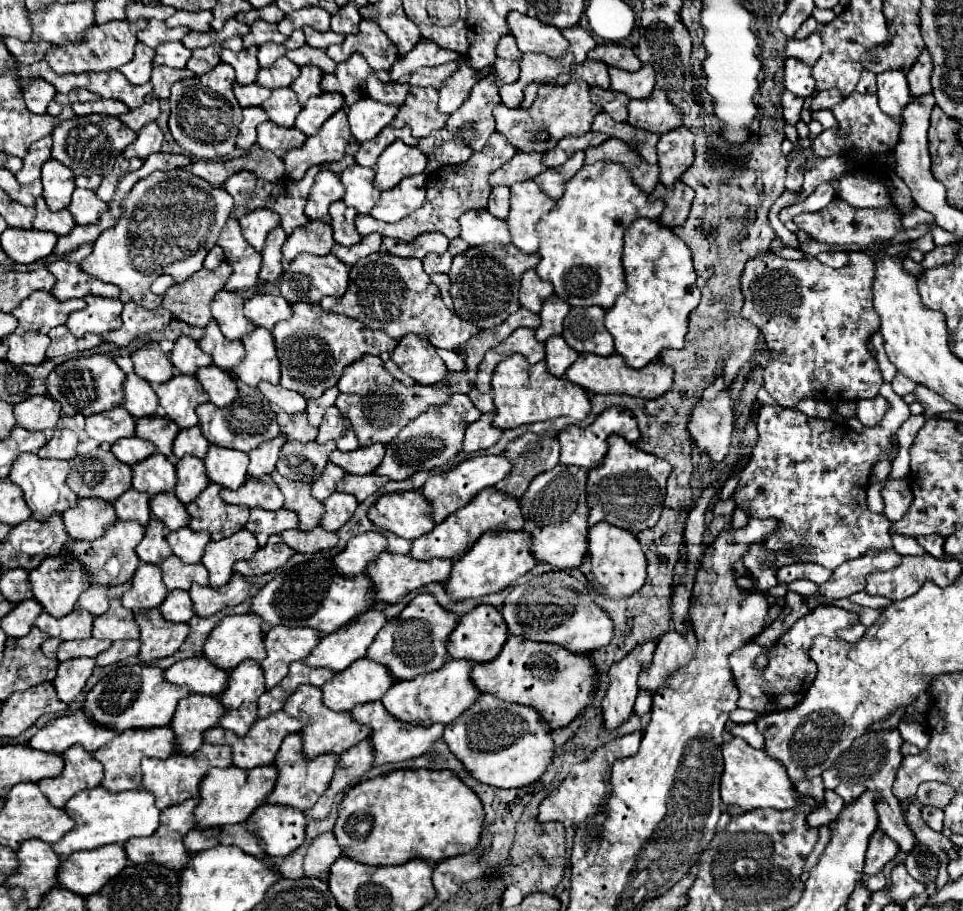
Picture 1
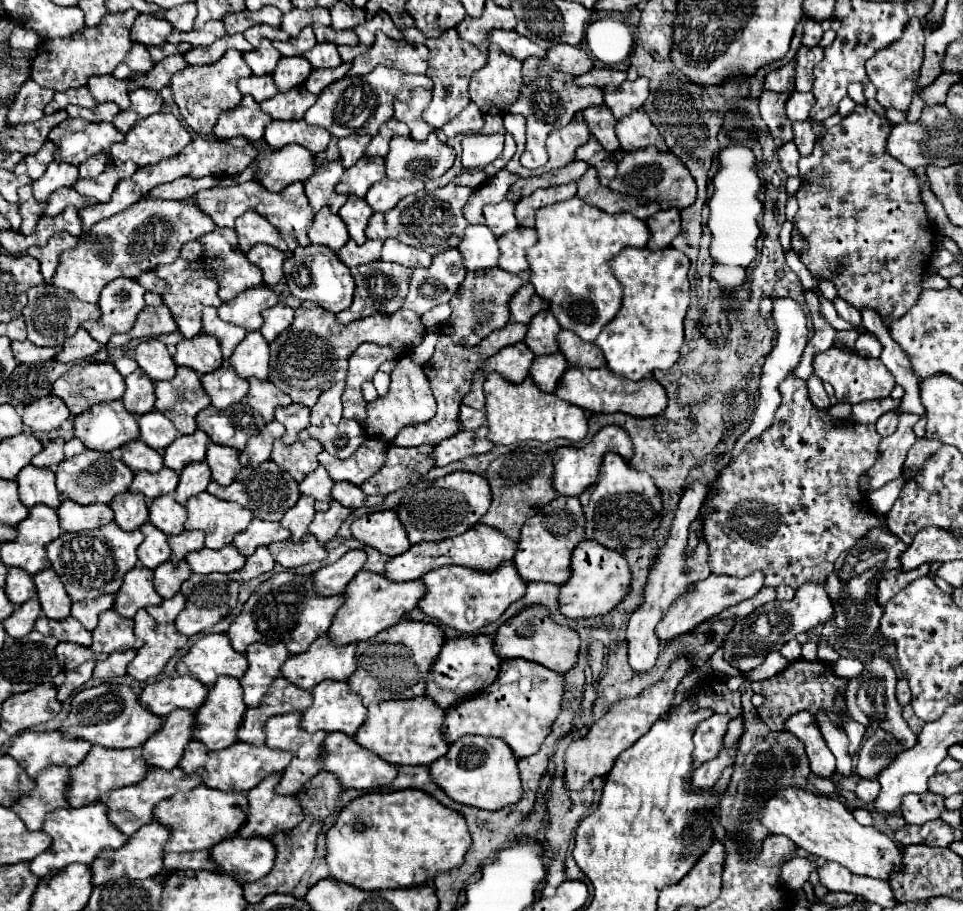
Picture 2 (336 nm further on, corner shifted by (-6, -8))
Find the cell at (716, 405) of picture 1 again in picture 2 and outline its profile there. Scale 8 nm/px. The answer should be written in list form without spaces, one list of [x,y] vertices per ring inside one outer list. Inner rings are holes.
[[[691,481],[691,485],[685,489],[685,493],[683,493],[683,497],[679,501],[679,509],[677,509],[675,519],[671,523],[669,539],[667,539],[665,547],[661,547],[661,551],[659,551],[659,555],[657,555],[657,559],[655,559],[655,563],[653,563],[653,567],[649,571],[649,579],[647,579],[647,585],[645,585],[645,599],[633,611],[633,615],[629,619],[629,625],[627,625],[629,665],[639,673],[649,671],[655,665],[655,659],[657,659],[657,653],[659,653],[659,647],[661,647],[661,641],[655,635],[655,627],[665,617],[665,613],[671,607],[671,603],[679,595],[683,595],[689,589],[691,583],[707,579],[711,575],[711,569],[707,565],[709,549],[707,549],[705,539],[703,539],[703,527],[701,525],[697,529],[699,545],[693,551],[687,549],[687,537],[689,537],[689,531],[691,531],[691,523],[701,519],[701,507],[703,507],[705,497],[707,497],[705,485],[701,485],[699,481]]]

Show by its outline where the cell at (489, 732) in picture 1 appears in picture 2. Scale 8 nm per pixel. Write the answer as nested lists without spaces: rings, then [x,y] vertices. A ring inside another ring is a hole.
[[[467,735],[449,745],[449,751],[429,767],[431,779],[453,801],[477,809],[497,811],[521,799],[521,779],[517,759],[503,739]]]

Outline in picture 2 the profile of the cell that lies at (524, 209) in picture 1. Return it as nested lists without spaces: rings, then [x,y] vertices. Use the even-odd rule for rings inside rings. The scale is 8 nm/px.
[[[517,227],[505,235],[499,237],[499,263],[497,267],[509,271],[509,273],[521,273],[527,271],[527,259],[525,259],[525,251],[535,245],[537,241],[537,233],[535,229],[527,229],[527,227]]]

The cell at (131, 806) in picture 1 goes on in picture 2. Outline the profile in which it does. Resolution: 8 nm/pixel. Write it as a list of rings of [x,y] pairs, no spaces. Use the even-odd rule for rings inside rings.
[[[89,803],[89,805],[77,807],[77,809],[51,811],[47,815],[47,819],[45,819],[43,831],[53,839],[53,843],[51,843],[51,847],[47,851],[43,851],[29,865],[29,869],[37,877],[45,877],[49,873],[57,873],[57,871],[65,869],[71,863],[91,865],[101,849],[105,849],[105,847],[121,847],[127,841],[127,837],[109,823],[107,809],[103,807],[103,803]]]

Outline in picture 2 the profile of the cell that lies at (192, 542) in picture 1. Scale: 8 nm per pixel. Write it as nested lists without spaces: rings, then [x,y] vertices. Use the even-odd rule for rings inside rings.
[[[183,531],[179,535],[173,535],[169,537],[169,547],[171,547],[171,557],[173,561],[179,561],[179,559],[185,559],[185,555],[189,551],[197,551],[203,547],[203,539],[205,539],[205,533],[203,531]]]

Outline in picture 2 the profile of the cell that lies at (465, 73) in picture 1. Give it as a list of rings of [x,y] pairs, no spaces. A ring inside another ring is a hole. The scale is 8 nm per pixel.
[[[455,29],[443,31],[443,35],[439,35],[437,39],[425,39],[429,53],[429,69],[427,69],[427,77],[433,79],[433,99],[429,103],[429,107],[423,111],[423,119],[433,127],[433,129],[441,129],[447,121],[451,121],[457,113],[461,113],[467,105],[469,105],[469,81],[471,75],[481,69],[487,63],[487,43],[481,45],[473,45],[473,43],[465,43]]]

